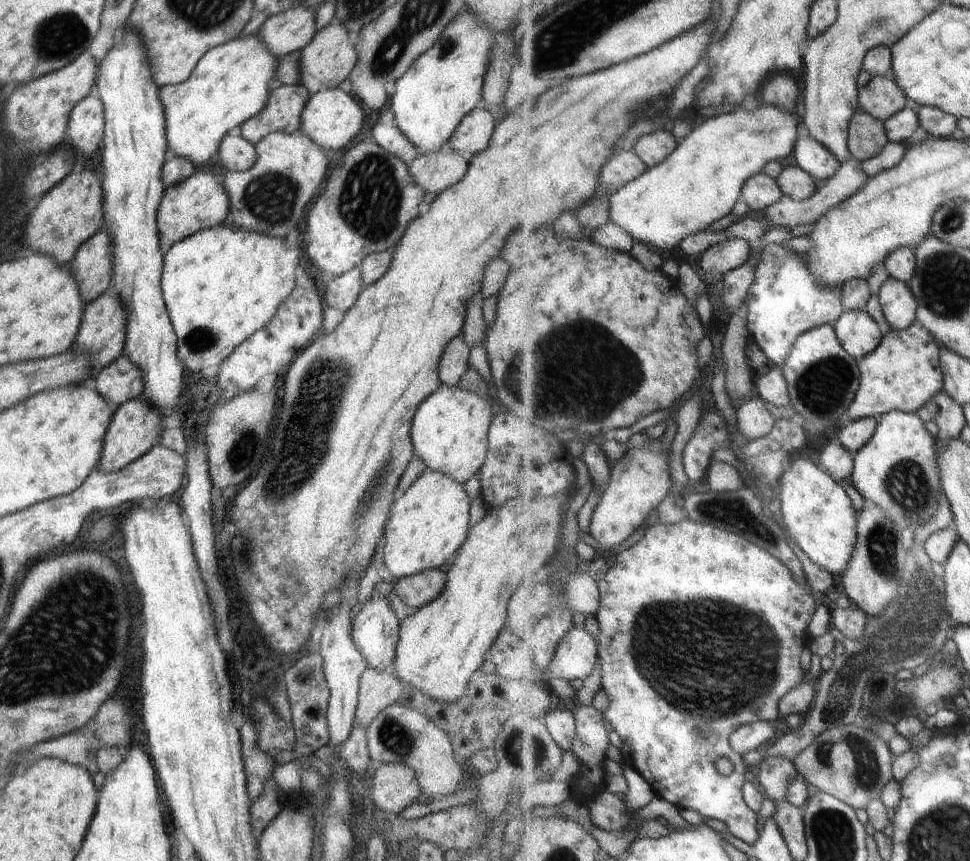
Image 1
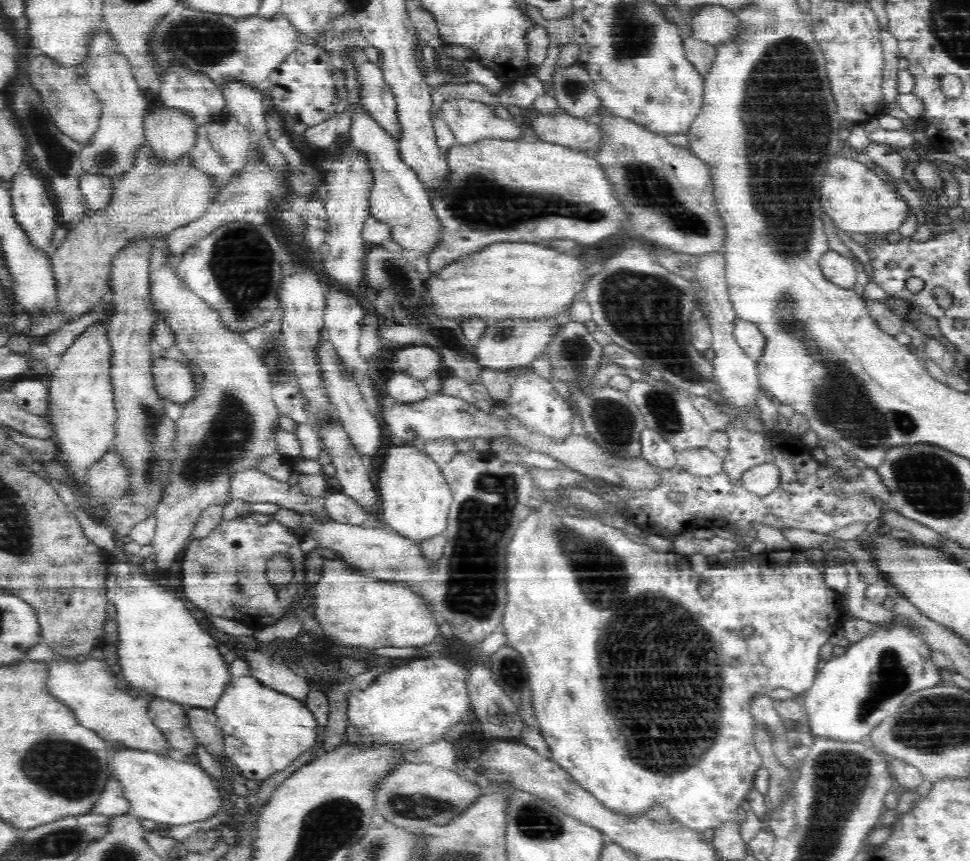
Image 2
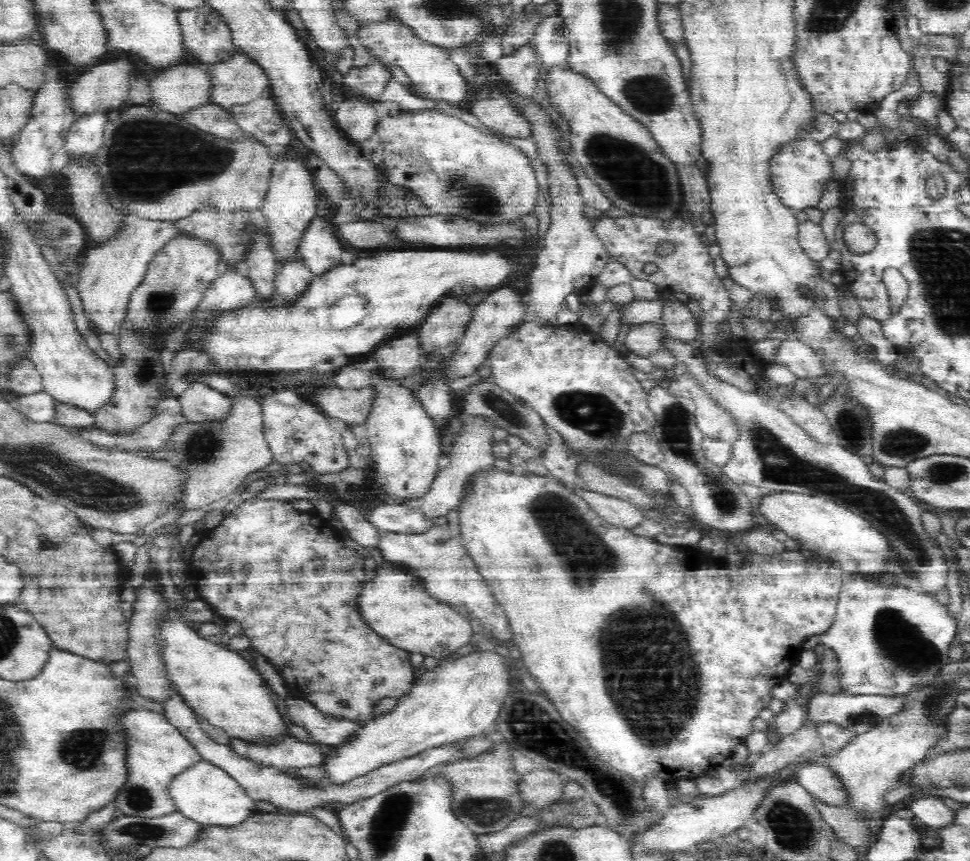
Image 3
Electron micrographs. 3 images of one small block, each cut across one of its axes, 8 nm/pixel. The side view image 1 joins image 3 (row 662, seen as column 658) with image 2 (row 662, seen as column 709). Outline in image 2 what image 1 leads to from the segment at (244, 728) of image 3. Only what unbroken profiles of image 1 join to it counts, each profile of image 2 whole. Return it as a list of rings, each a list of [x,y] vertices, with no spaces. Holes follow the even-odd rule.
[[[114,563],[108,568],[108,600],[114,600],[118,606],[116,621],[120,645],[117,670],[132,683],[133,691],[143,690],[187,708],[213,712],[234,677],[231,664],[224,660],[217,648],[216,642],[220,641],[214,640],[216,636],[210,636],[210,632],[200,626],[186,602],[165,588],[165,583],[142,574],[128,563]]]

